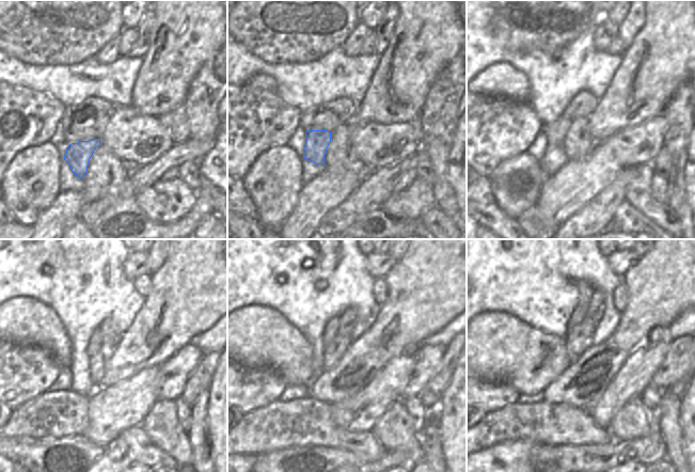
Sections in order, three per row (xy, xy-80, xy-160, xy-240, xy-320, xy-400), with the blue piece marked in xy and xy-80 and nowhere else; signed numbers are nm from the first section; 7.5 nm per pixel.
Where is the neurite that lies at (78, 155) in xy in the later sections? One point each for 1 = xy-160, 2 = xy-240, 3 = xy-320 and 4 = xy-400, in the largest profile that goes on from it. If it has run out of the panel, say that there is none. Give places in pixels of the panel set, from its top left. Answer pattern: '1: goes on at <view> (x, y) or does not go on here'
1: goes on at xy-160 (555, 131)
2: goes on at xy-240 (95, 343)
3: goes on at xy-320 (330, 331)
4: goes on at xy-400 (585, 289)

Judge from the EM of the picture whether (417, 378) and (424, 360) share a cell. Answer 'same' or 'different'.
same

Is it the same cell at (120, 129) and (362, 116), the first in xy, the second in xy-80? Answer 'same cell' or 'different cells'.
different cells

